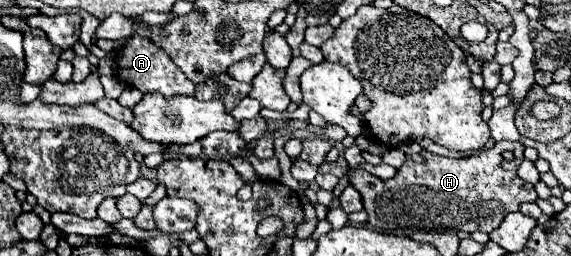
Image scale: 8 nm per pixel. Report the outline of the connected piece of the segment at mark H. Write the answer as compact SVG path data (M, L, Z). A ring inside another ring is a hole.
M499 141L494 144L494 148L490 148L490 150L480 150L478 154L472 154L472 156L468 156L468 158L444 158L444 156L436 156L436 154L430 154L430 152L422 152L424 162L416 162L416 160L412 160L412 158L406 158L406 162L398 168L398 174L396 174L392 180L382 180L382 178L370 174L370 172L366 172L366 170L360 170L360 168L346 168L346 174L348 174L350 184L352 184L352 186L360 192L360 196L362 196L364 210L368 212L368 224L370 224L372 228L376 228L376 230L382 230L382 232L396 232L396 230L458 232L458 230L464 230L464 232L468 232L468 234L472 234L472 232L476 232L476 230L480 230L480 232L492 232L496 226L502 224L502 220L506 218L506 214L518 212L518 208L520 208L522 202L536 202L536 198L538 198L536 192L534 192L534 186L528 184L528 182L524 182L524 180L520 180L520 178L516 176L516 168L518 168L520 162L524 160L524 148L526 148L526 146L524 146L522 142ZM506 150L512 150L512 152L514 152L514 160L506 160L506 158L502 156Z

